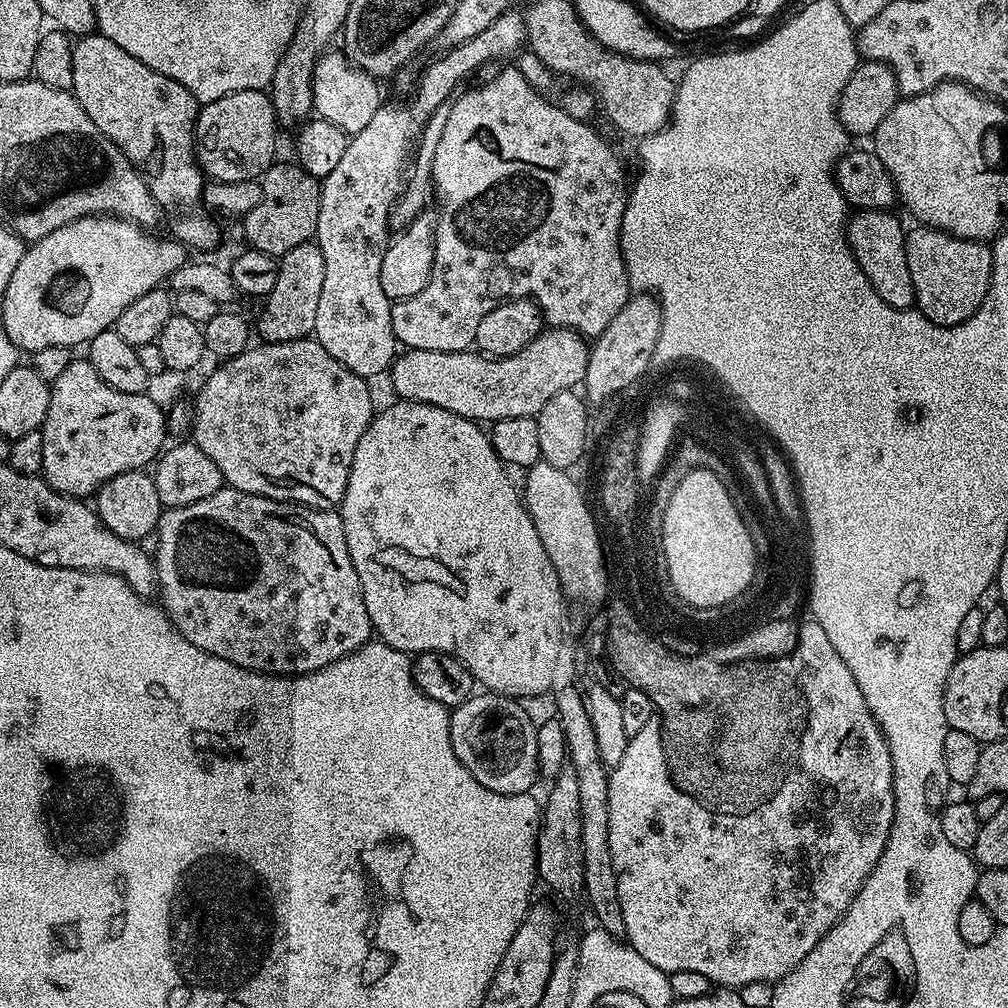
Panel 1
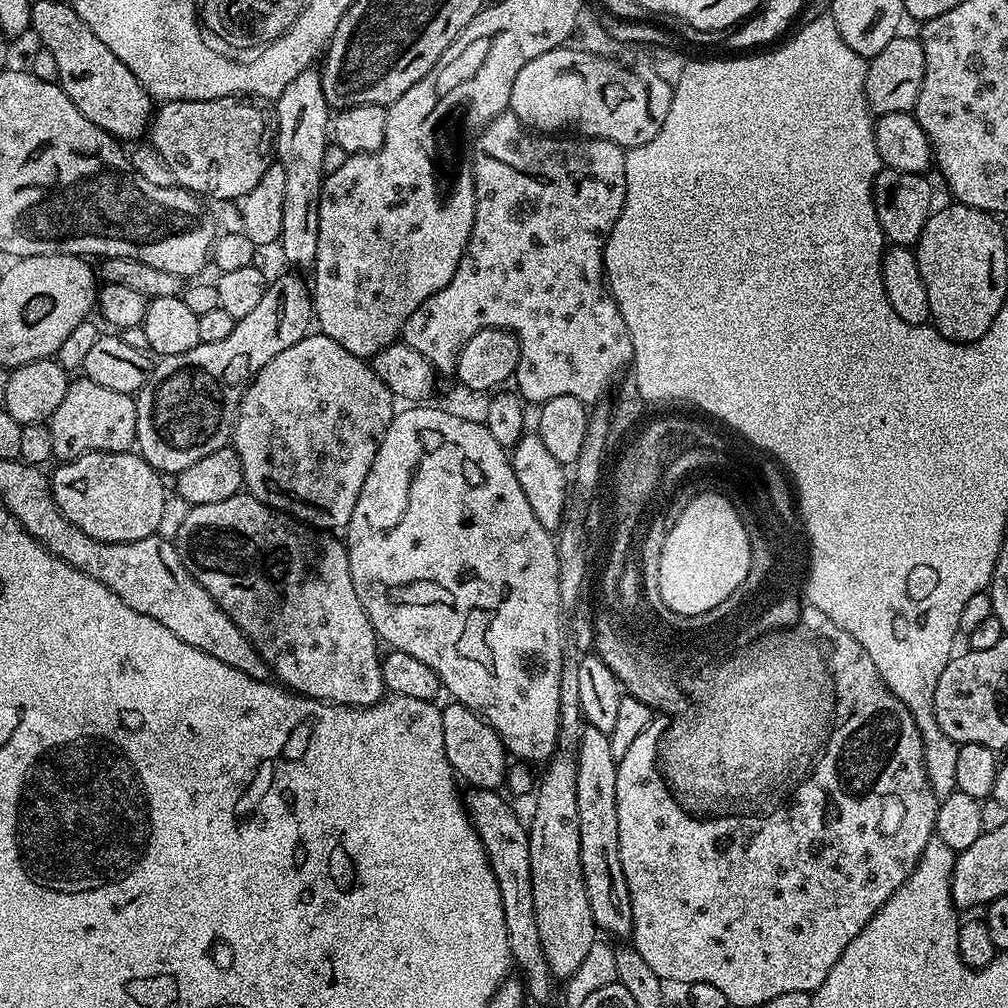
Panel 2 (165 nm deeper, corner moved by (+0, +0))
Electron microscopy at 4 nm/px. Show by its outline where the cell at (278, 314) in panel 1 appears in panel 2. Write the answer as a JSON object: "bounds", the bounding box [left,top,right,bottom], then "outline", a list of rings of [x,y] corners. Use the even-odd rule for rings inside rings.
{"bounds":[135,276,314,474],"outline":[[[280,276],[277,280],[273,279],[269,283],[268,288],[262,294],[262,302],[258,302],[258,306],[254,306],[254,310],[250,310],[250,314],[246,314],[246,318],[237,320],[234,330],[230,330],[230,335],[222,338],[222,342],[206,342],[194,346],[194,350],[186,350],[186,354],[174,354],[166,356],[155,361],[152,373],[148,376],[147,382],[140,389],[135,397],[136,402],[136,443],[139,455],[143,456],[144,461],[155,468],[161,474],[178,474],[182,470],[186,470],[186,466],[194,466],[194,462],[198,462],[198,458],[206,458],[206,454],[214,454],[214,450],[229,447],[232,439],[232,432],[236,429],[236,420],[240,417],[240,403],[244,397],[252,379],[258,374],[258,370],[262,370],[262,366],[266,366],[266,362],[270,362],[270,358],[274,358],[274,354],[282,354],[282,350],[286,350],[286,346],[294,346],[294,342],[298,342],[302,337],[309,335],[310,329],[314,324],[314,309],[312,307],[312,294],[309,285],[304,284],[304,280],[300,276]]]}

